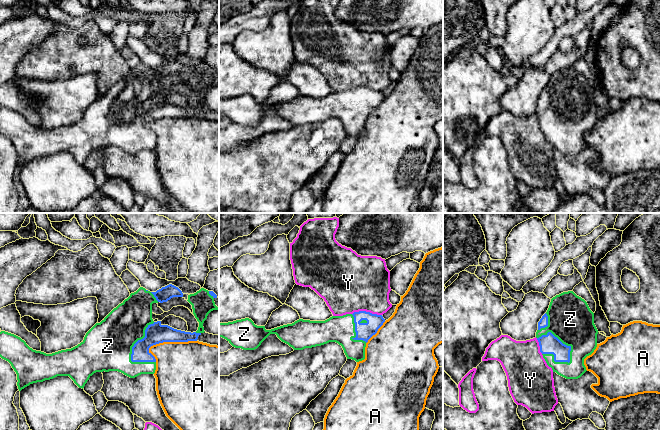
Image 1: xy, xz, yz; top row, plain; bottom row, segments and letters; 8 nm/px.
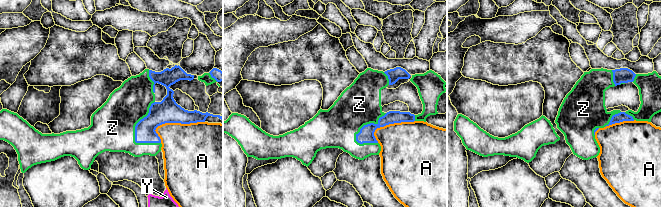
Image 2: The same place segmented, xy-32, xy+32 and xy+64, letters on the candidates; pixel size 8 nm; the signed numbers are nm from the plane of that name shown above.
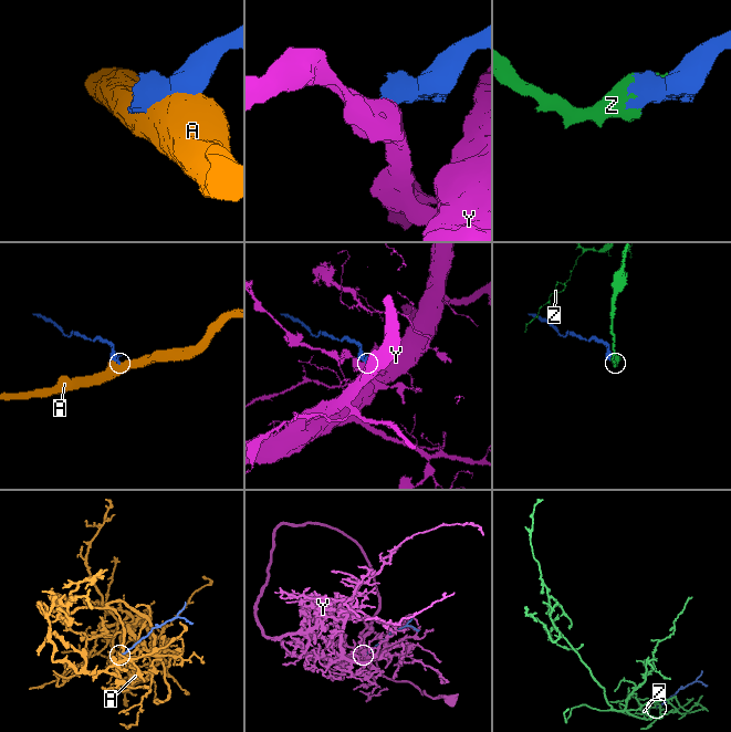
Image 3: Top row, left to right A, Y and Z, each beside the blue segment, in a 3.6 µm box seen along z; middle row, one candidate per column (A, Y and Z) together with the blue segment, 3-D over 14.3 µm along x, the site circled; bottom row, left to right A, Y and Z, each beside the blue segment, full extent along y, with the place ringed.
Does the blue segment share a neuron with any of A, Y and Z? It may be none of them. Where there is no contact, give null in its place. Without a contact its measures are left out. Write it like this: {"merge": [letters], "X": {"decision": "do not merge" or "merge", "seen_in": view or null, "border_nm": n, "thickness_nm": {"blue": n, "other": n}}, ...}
{"merge": ["Z"], "A": {"decision": "do not merge", "seen_in": "xy", "border_nm": 400, "thickness_nm": {"blue": 170, "other": 440}}, "Y": {"decision": "do not merge", "seen_in": "xz", "border_nm": 240, "thickness_nm": {"blue": 140, "other": 460}}, "Z": {"decision": "merge", "seen_in": "yz", "border_nm": 340, "thickness_nm": {"blue": 160, "other": 360}}}

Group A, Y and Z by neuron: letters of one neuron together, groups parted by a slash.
A / Y / Z

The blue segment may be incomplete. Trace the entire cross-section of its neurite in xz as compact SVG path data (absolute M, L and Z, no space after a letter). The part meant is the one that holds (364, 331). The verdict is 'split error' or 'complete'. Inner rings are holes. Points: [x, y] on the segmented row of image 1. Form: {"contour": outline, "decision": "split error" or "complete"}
{"contour": "M359 311L332 316L325 321L299 319L292 324L266 330L265 326L257 326L251 319L245 318L228 323L219 322L219 337L243 350L257 349L270 334L276 334L294 350L336 342L342 346L347 359L359 362L365 359L366 343L384 322L382 315Z", "decision": "split error"}

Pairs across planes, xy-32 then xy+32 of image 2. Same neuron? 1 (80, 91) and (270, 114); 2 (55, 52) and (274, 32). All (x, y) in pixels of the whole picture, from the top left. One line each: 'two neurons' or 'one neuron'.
1: one neuron
2: two neurons

